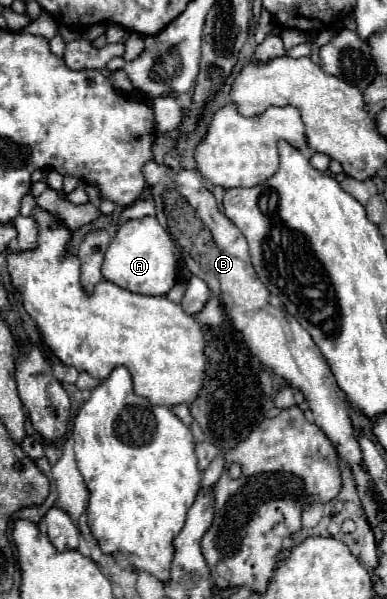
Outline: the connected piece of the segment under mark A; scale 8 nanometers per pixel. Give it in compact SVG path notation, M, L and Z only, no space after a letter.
M140 218L128 220L120 226L114 240L110 242L104 264L102 276L120 288L126 288L136 294L150 294L150 296L164 296L176 284L176 258L174 258L174 244L166 228L154 218Z

